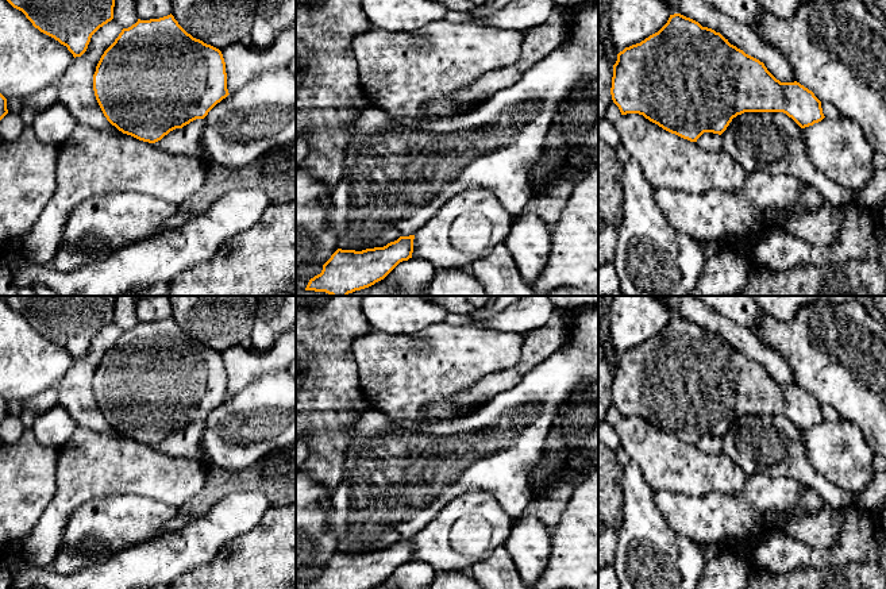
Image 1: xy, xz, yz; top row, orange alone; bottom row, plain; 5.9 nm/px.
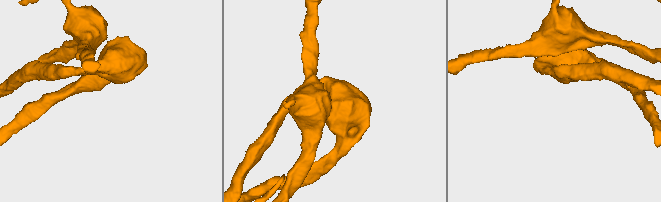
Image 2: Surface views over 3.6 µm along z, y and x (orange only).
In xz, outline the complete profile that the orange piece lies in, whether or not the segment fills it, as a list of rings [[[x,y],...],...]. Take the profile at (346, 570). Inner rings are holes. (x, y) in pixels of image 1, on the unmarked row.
[[[415,538],[400,539],[384,550],[362,554],[338,551],[323,567],[320,577],[309,582],[307,589],[371,589],[384,582],[400,565],[412,561]]]

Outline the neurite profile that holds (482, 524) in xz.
[[[485,490],[451,500],[415,535],[412,561],[466,571],[504,546],[515,520]]]

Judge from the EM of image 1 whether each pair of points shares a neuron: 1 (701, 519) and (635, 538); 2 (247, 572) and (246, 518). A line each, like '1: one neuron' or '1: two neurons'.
1: two neurons
2: two neurons

